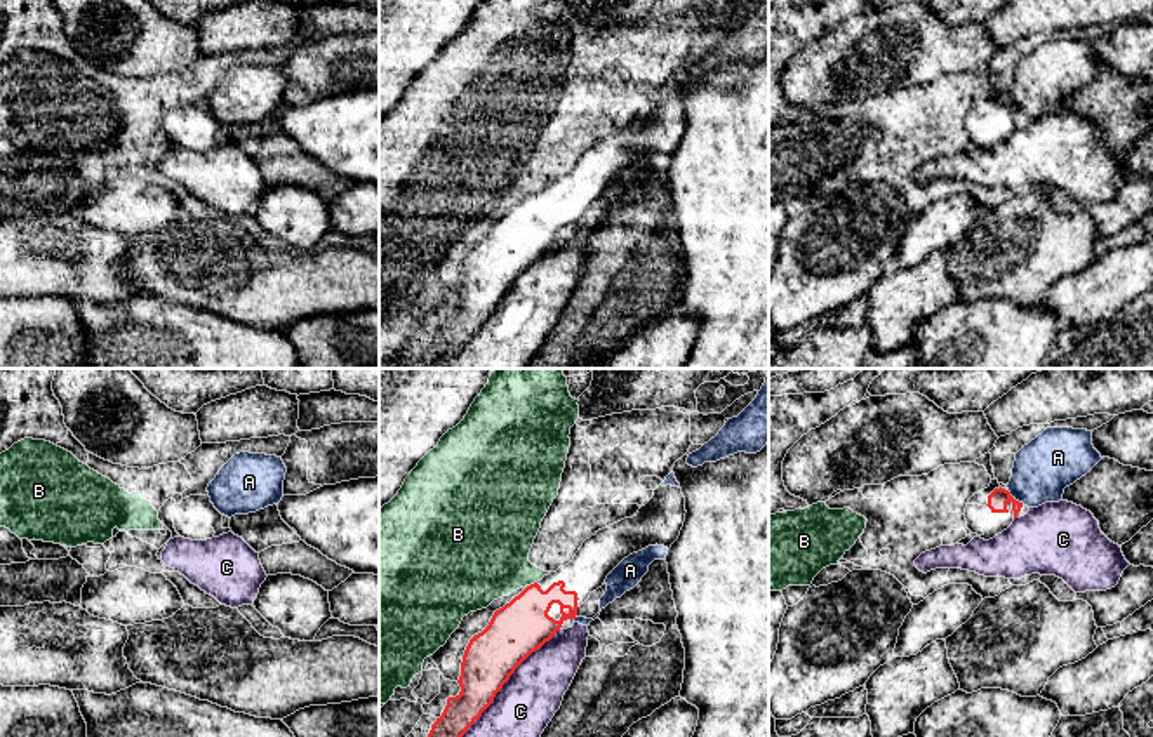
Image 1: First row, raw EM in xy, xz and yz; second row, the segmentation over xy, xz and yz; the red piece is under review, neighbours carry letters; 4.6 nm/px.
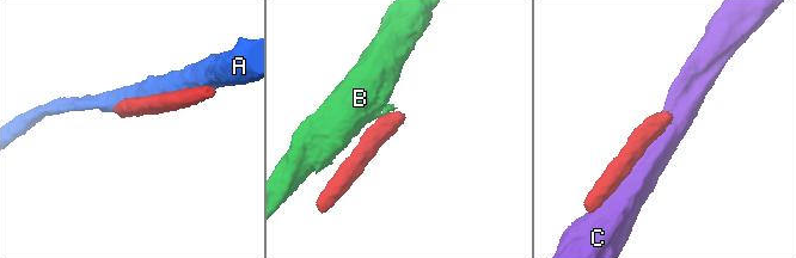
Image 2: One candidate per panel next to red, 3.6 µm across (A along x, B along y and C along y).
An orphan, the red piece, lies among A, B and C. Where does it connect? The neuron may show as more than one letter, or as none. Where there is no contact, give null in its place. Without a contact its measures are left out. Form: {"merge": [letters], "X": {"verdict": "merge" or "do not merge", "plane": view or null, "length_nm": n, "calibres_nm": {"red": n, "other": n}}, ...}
{"merge": [], "A": {"verdict": "do not merge", "plane": "yz", "length_nm": 100, "calibres_nm": {"red": 100, "other": 280}}, "B": {"verdict": "do not merge", "plane": "xz", "length_nm": 50, "calibres_nm": {"red": 260, "other": 400}}, "C": {"verdict": "do not merge", "plane": "xz", "length_nm": 800, "calibres_nm": {"red": 240, "other": 300}}}

